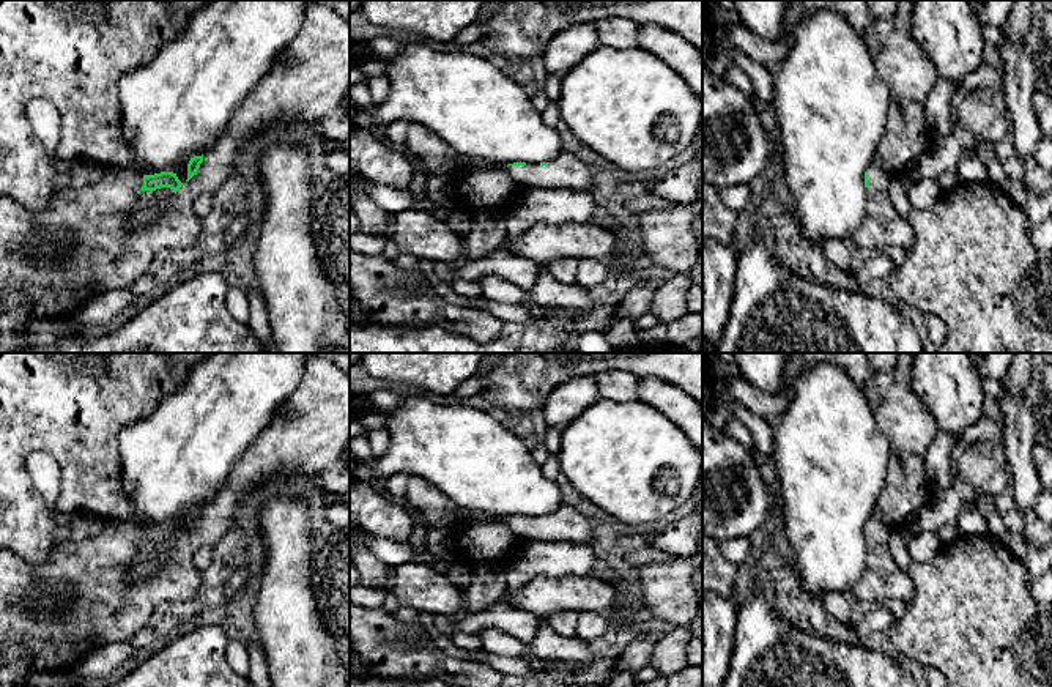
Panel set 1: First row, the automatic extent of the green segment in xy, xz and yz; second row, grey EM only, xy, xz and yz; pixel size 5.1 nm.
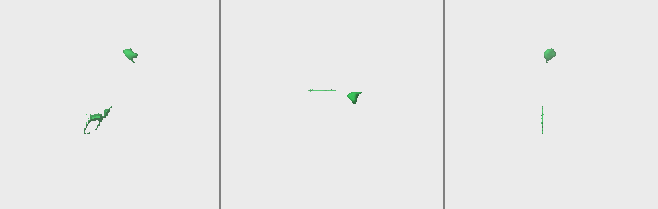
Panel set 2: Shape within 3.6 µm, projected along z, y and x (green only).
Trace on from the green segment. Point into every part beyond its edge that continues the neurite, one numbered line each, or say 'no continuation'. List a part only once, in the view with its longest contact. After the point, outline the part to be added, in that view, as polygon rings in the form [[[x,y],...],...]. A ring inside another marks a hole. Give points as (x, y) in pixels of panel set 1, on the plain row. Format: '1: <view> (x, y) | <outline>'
1: xy (54, 613) | [[[309,356],[304,364],[304,377],[294,392],[279,407],[260,438],[235,463],[227,484],[205,504],[197,526],[181,537],[172,558],[151,580],[135,586],[124,583],[124,570],[143,539],[143,528],[129,522],[106,522],[101,534],[82,544],[58,542],[47,559],[39,564],[30,564],[16,553],[0,548],[0,687],[27,687],[35,674],[68,671],[93,649],[126,641],[151,626],[170,602],[197,597],[202,588],[202,572],[194,566],[192,556],[203,545],[214,547],[230,531],[244,493],[263,485],[272,476],[313,476],[331,470],[342,462],[348,440],[350,373],[328,358]]]

